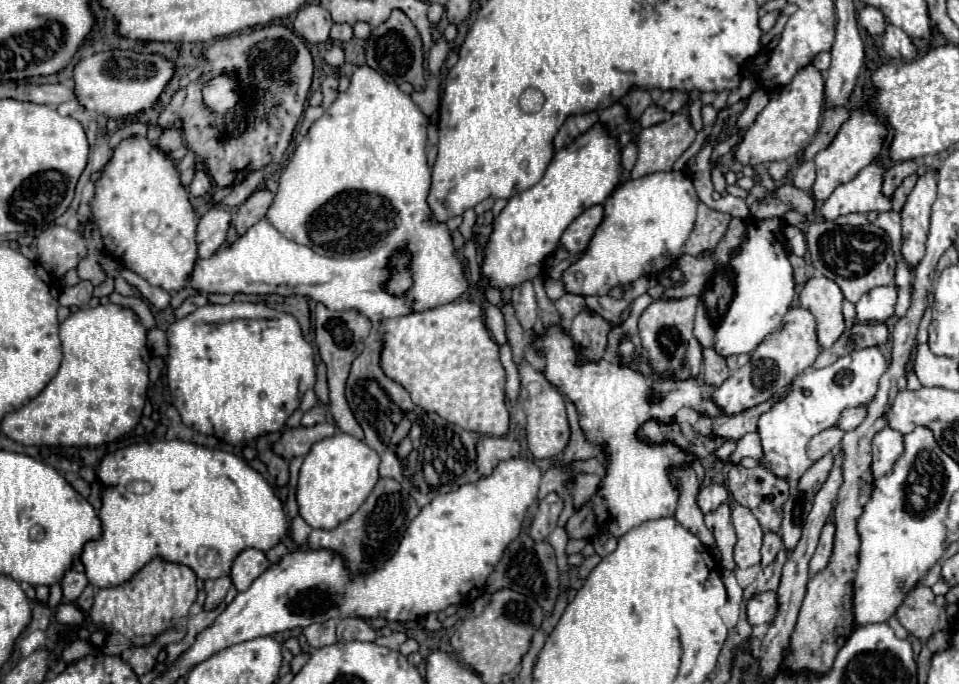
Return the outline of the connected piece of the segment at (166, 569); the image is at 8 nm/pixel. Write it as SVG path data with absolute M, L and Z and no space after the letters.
M152 560L146 564L132 580L116 588L102 588L94 596L94 606L90 610L92 622L100 630L108 630L102 652L108 656L120 656L126 648L148 646L162 632L174 628L180 618L184 618L190 606L196 602L196 574L182 564L172 564L164 560Z

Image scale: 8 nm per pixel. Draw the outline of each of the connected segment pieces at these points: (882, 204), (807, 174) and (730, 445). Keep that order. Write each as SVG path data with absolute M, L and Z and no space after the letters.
M872 162L866 166L858 176L846 184L840 184L832 196L824 202L820 208L822 216L826 220L836 220L838 216L846 214L868 214L872 210L888 212L892 210L890 198L886 198L880 192L882 186L882 166L878 162Z
M804 160L804 164L798 166L792 182L794 182L796 188L802 188L804 192L808 192L812 188L812 184L814 184L814 178L816 178L816 174L814 174L814 162L812 160Z
M724 442L718 450L716 450L716 460L722 464L728 464L730 454L736 450L736 442Z

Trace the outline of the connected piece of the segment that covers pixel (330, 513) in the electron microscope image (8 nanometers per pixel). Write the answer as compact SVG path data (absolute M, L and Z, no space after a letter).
M338 432L326 440L320 440L312 446L300 468L296 490L300 516L312 528L334 530L362 506L366 496L370 496L374 484L380 480L378 466L378 454L372 448L368 448L362 440L356 440L350 434Z

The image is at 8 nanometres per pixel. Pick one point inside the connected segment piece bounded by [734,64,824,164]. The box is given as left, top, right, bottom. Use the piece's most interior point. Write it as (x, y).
(786, 126)

